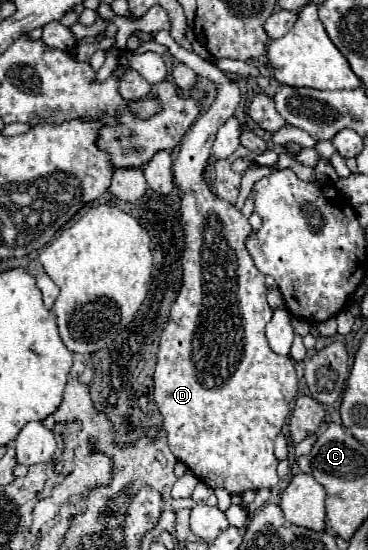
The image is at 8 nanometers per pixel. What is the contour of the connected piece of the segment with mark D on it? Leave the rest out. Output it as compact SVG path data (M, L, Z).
M160 30L154 40L168 46L170 54L178 62L190 66L196 74L202 74L204 78L216 84L216 100L206 112L198 116L198 120L186 132L180 144L180 154L174 162L174 174L182 194L182 220L186 230L186 250L182 258L184 282L170 310L168 324L160 336L160 350L154 372L154 402L160 414L164 416L162 426L168 434L168 446L172 454L182 464L186 464L204 484L208 484L210 488L224 488L228 494L274 488L280 480L276 474L278 460L274 458L274 438L278 436L290 412L290 402L296 396L298 378L290 356L274 354L264 336L264 326L272 318L272 308L266 302L268 288L264 284L264 274L256 270L250 254L244 248L244 240L252 232L248 218L238 212L230 202L224 202L214 196L204 182L206 158L212 154L216 130L238 108L240 88L216 64L200 58L190 50L180 48L170 36L170 32Z

